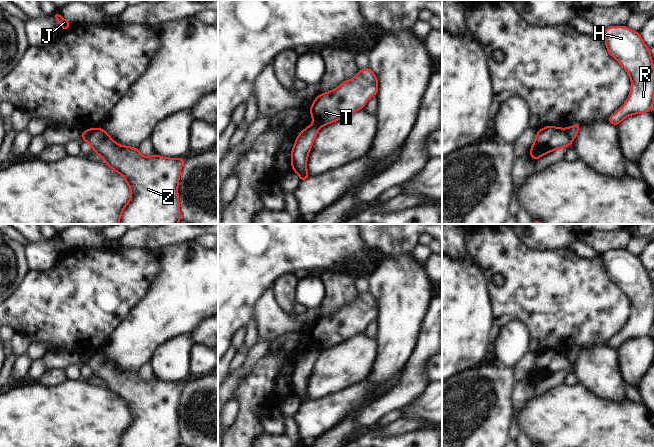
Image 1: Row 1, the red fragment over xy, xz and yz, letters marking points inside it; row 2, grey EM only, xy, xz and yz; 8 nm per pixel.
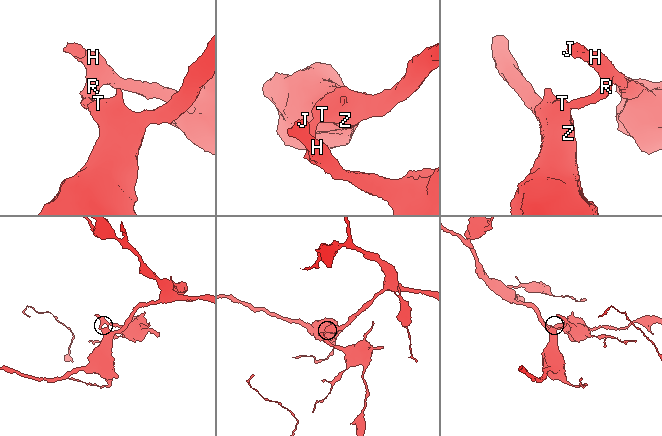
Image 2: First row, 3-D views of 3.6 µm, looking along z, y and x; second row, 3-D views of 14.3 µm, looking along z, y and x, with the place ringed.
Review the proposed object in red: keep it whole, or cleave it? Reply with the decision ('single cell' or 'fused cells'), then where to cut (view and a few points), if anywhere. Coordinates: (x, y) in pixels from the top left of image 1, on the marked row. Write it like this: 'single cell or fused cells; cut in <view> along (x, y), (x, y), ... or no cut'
fused cells; cut in yz along (566, 129), (572, 139)

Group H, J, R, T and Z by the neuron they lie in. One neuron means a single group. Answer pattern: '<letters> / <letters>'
H J R / T Z

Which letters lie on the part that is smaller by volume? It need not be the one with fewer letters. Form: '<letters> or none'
H, J, R

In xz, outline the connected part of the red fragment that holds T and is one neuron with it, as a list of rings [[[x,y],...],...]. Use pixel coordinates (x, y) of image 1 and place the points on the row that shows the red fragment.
[[[369,68],[359,70],[350,80],[338,88],[319,94],[310,107],[313,124],[322,127],[340,120],[346,115],[365,107],[372,95],[378,94],[378,81]]]

